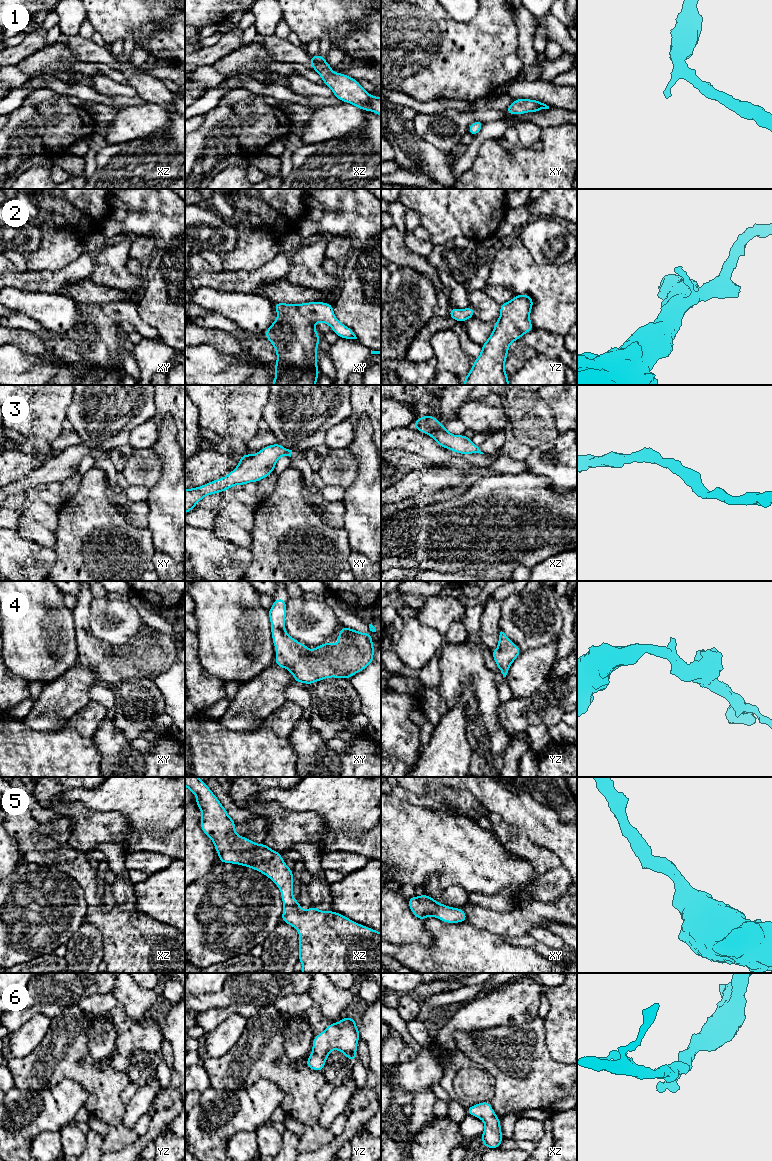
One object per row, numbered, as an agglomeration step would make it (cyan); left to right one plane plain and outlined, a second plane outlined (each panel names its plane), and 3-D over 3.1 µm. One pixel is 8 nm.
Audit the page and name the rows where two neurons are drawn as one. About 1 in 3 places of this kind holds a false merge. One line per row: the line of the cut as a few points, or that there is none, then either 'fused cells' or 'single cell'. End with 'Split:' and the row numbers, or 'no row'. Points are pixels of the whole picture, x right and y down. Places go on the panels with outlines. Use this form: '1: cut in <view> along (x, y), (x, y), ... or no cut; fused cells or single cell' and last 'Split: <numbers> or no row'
1: no cut; single cell
2: no cut; single cell
3: no cut; single cell
4: no cut; single cell
5: no cut; single cell
6: no cut; single cell
Split: no row

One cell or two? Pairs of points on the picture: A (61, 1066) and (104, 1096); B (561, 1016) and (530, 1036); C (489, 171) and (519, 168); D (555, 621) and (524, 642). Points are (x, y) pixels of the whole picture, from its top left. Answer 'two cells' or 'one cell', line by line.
A: one cell
B: two cells
C: one cell
D: one cell

